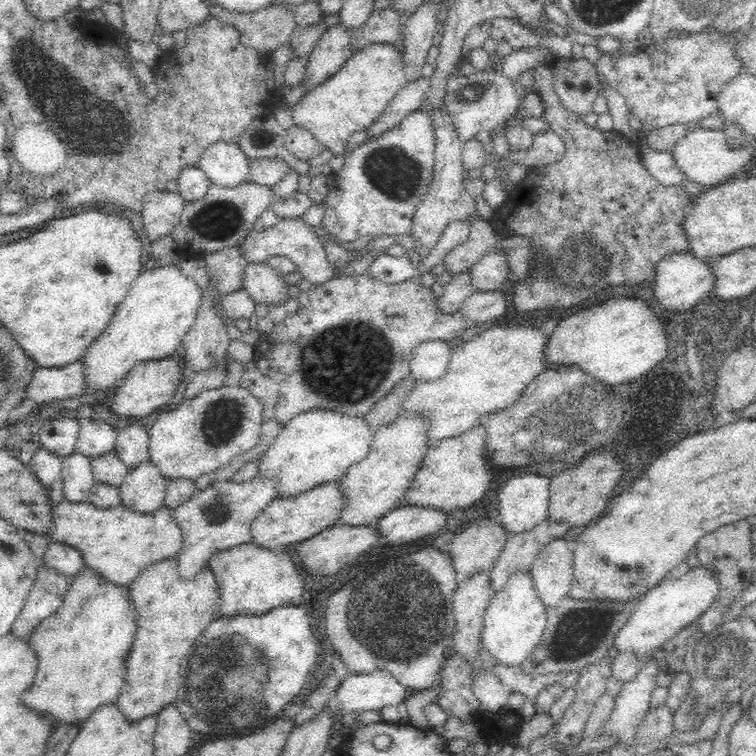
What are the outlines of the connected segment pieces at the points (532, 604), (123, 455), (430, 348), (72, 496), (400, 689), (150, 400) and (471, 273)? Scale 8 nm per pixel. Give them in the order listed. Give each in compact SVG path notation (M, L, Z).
M516 569L508 577L506 584L489 600L481 641L488 645L488 650L496 655L500 663L522 663L539 645L546 628L548 612L548 605L536 589L534 573L531 569Z
M140 423L116 429L113 446L116 458L130 471L144 462L149 462L147 444L148 430Z
M432 340L414 347L409 360L410 377L416 381L427 381L444 375L452 346L447 341Z
M78 452L62 460L61 477L64 498L70 502L87 502L95 486L90 458Z
M376 669L367 673L350 673L344 677L341 686L336 692L336 699L340 705L340 712L362 712L364 710L380 710L386 706L400 704L405 701L411 691L391 669Z
M171 357L136 364L116 386L112 402L108 402L108 412L118 418L134 420L154 414L160 406L170 402L180 380L180 368L182 365Z
M492 252L472 263L465 272L472 289L477 292L500 291L507 280L504 265L502 255Z

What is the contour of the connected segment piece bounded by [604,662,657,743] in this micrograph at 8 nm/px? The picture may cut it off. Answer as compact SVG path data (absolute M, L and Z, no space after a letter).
M653 662L643 664L640 672L630 682L626 682L616 702L614 711L606 724L606 734L617 734L619 741L628 741L633 735L634 728L644 720L649 712L649 702L653 680L657 672Z

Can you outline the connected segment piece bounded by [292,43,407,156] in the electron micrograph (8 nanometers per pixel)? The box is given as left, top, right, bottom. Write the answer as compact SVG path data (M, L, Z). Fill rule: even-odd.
M371 44L354 53L346 64L332 78L328 78L322 86L300 99L292 108L294 124L308 128L316 135L316 139L325 146L328 154L342 156L346 142L352 134L366 130L398 95L402 88L407 86L405 77L405 62L403 53L394 45Z

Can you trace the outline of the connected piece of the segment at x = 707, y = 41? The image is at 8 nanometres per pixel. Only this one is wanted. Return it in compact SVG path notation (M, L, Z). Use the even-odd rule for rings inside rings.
M706 28L699 35L682 36L658 50L645 44L634 55L606 53L591 63L598 79L597 93L600 96L606 92L620 94L628 115L640 118L643 130L675 122L697 123L700 118L713 114L716 93L738 72L739 64L730 50L734 38L718 38Z

